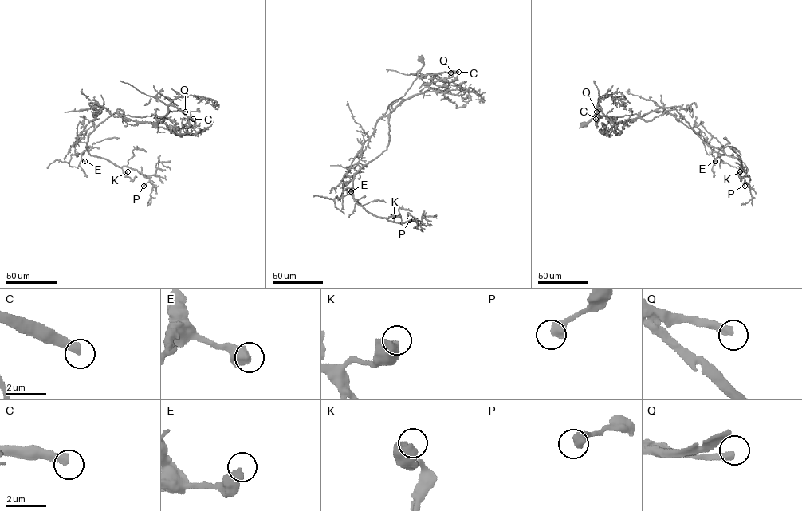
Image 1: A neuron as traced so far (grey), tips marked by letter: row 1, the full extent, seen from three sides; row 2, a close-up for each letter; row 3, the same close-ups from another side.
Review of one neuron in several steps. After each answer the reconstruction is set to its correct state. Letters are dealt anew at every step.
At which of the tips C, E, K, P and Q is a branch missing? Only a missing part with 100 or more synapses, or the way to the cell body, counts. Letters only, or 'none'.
C, Q

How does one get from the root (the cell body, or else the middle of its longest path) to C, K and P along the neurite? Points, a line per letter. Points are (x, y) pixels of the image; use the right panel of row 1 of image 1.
C: (583, 124), (597, 114), (614, 117), (640, 115), (625, 121), (615, 122), (604, 115), (598, 105), (595, 119)
K: (583, 124), (597, 114), (636, 114), (651, 120), (675, 108), (703, 141), (737, 158), (743, 167), (740, 171)
P: (583, 124), (597, 114), (636, 114), (651, 120), (675, 108), (703, 141), (746, 167), (744, 186)

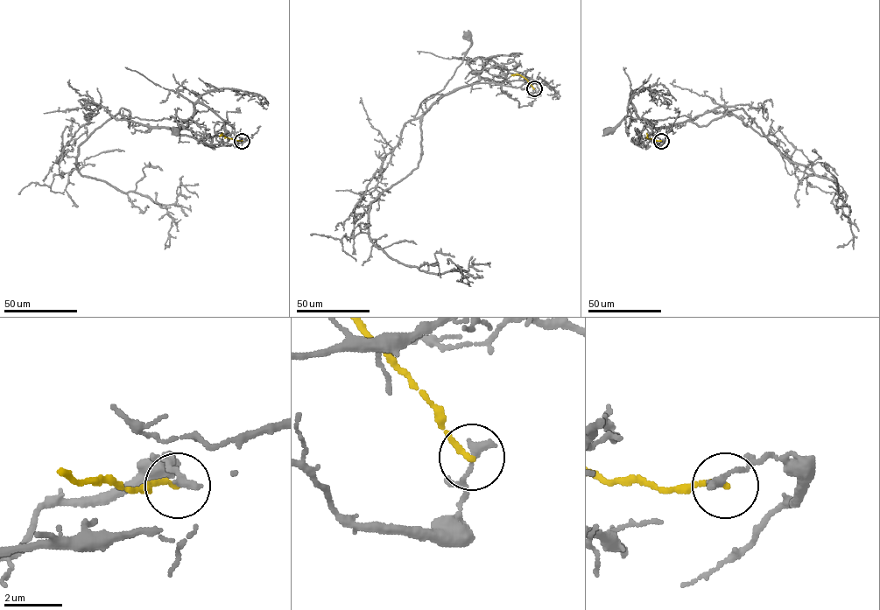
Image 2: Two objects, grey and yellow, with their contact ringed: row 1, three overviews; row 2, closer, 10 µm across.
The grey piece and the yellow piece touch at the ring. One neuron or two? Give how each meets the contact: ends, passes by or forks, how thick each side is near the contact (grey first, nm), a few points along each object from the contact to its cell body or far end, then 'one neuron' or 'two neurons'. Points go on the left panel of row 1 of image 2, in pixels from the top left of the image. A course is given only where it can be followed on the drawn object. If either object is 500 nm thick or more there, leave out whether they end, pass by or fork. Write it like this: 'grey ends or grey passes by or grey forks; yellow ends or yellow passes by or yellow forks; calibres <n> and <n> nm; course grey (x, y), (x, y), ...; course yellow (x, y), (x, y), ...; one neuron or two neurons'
grey ends; yellow ends; calibres 320 and 190 nm; course grey (242, 140), (206, 145), (172, 129), (123, 117), (172, 116), (179, 127), (175, 130); course yellow (242, 140), (220, 136); two neurons

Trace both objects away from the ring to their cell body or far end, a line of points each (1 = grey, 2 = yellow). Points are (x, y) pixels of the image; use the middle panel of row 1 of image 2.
1: (534, 88), (471, 83), (443, 94), (415, 118), (420, 103), (443, 88), (461, 62), (471, 42), (467, 36)
2: (534, 88), (519, 74), (511, 75)

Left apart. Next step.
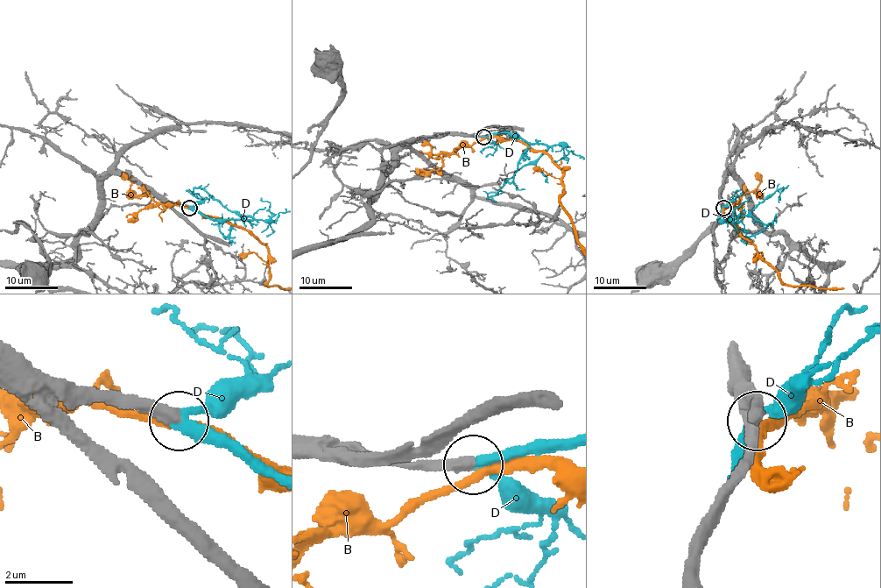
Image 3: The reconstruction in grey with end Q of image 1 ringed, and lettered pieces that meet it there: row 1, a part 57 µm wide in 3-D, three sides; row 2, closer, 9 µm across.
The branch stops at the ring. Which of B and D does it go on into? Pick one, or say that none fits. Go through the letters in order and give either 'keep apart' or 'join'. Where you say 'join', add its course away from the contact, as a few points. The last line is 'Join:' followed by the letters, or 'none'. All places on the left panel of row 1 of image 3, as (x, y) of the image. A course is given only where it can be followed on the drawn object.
B: keep apart
D: join; course (188, 208), (212, 220), (253, 220), (228, 210), (204, 189), (195, 188), (195, 194), (207, 202)
Join: D

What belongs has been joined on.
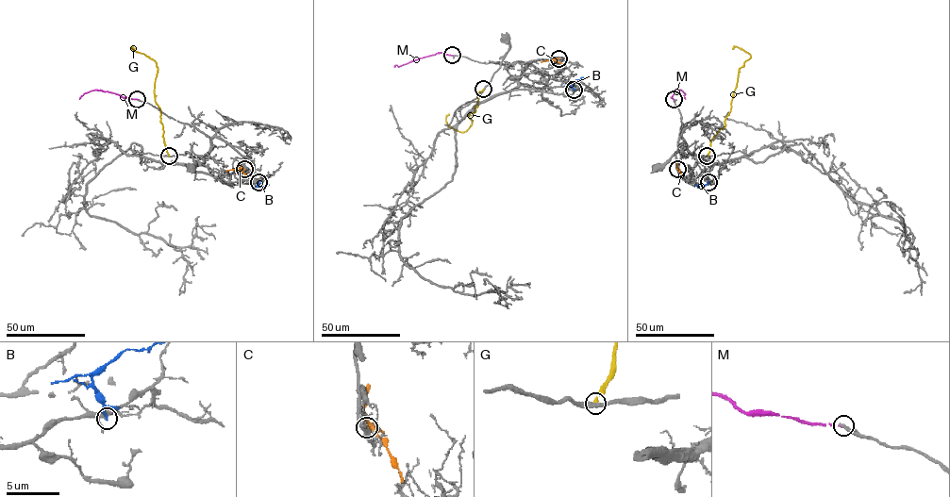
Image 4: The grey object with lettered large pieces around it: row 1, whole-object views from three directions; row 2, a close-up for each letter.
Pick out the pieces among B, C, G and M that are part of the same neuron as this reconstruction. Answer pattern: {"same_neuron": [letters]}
{"same_neuron": []}

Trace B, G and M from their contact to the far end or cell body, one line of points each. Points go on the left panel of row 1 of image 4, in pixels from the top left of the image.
B: (258, 181), (257, 186), (269, 184)
G: (169, 156), (160, 108), (155, 98), (157, 62), (135, 48)
M: (137, 99), (96, 90), (85, 92), (79, 99)

